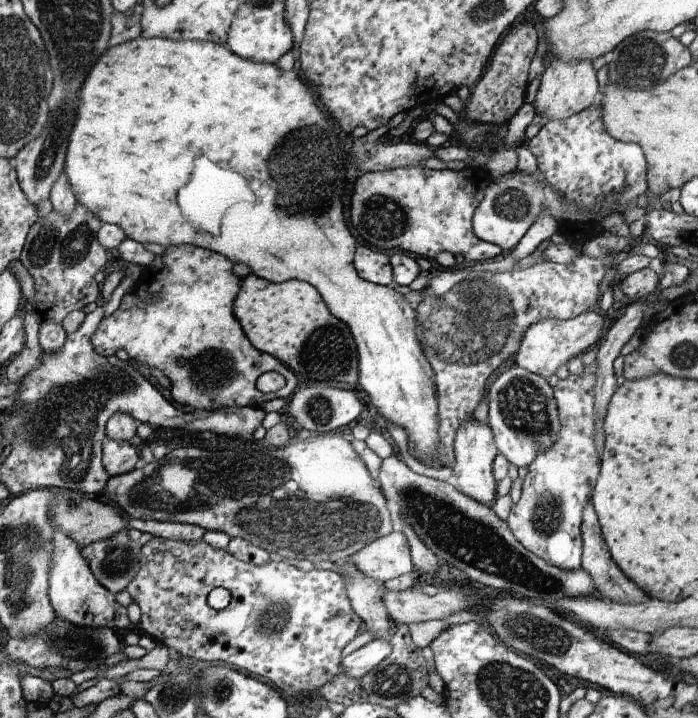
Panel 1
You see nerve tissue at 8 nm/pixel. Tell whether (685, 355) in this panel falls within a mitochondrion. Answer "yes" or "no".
yes

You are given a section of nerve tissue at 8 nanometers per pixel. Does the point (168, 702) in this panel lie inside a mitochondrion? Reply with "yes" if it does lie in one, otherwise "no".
yes

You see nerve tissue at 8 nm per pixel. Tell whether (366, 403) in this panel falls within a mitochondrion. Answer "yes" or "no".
no

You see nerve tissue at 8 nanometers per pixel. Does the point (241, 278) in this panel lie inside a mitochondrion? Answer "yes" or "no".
no

